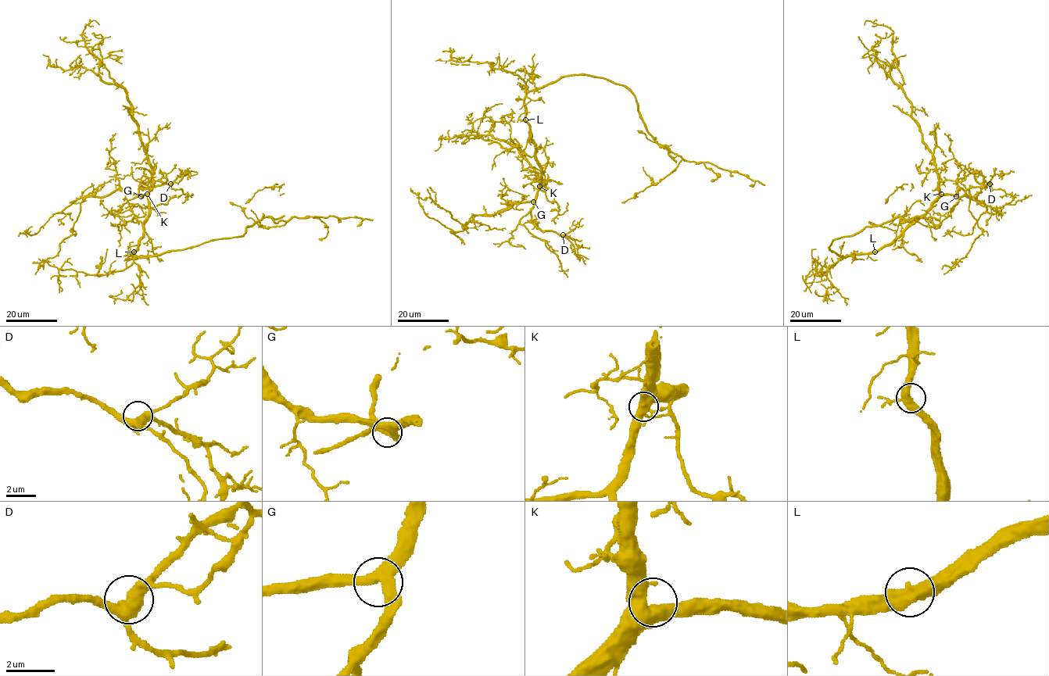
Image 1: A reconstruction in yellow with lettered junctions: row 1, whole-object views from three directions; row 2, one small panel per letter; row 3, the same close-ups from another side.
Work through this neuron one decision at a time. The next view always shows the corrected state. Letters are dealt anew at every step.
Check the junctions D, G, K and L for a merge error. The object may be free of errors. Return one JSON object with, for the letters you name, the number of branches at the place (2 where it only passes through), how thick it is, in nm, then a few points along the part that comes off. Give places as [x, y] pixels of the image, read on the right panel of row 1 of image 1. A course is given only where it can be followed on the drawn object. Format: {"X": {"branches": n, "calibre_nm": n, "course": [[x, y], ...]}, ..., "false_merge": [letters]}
{"false_merge": []}

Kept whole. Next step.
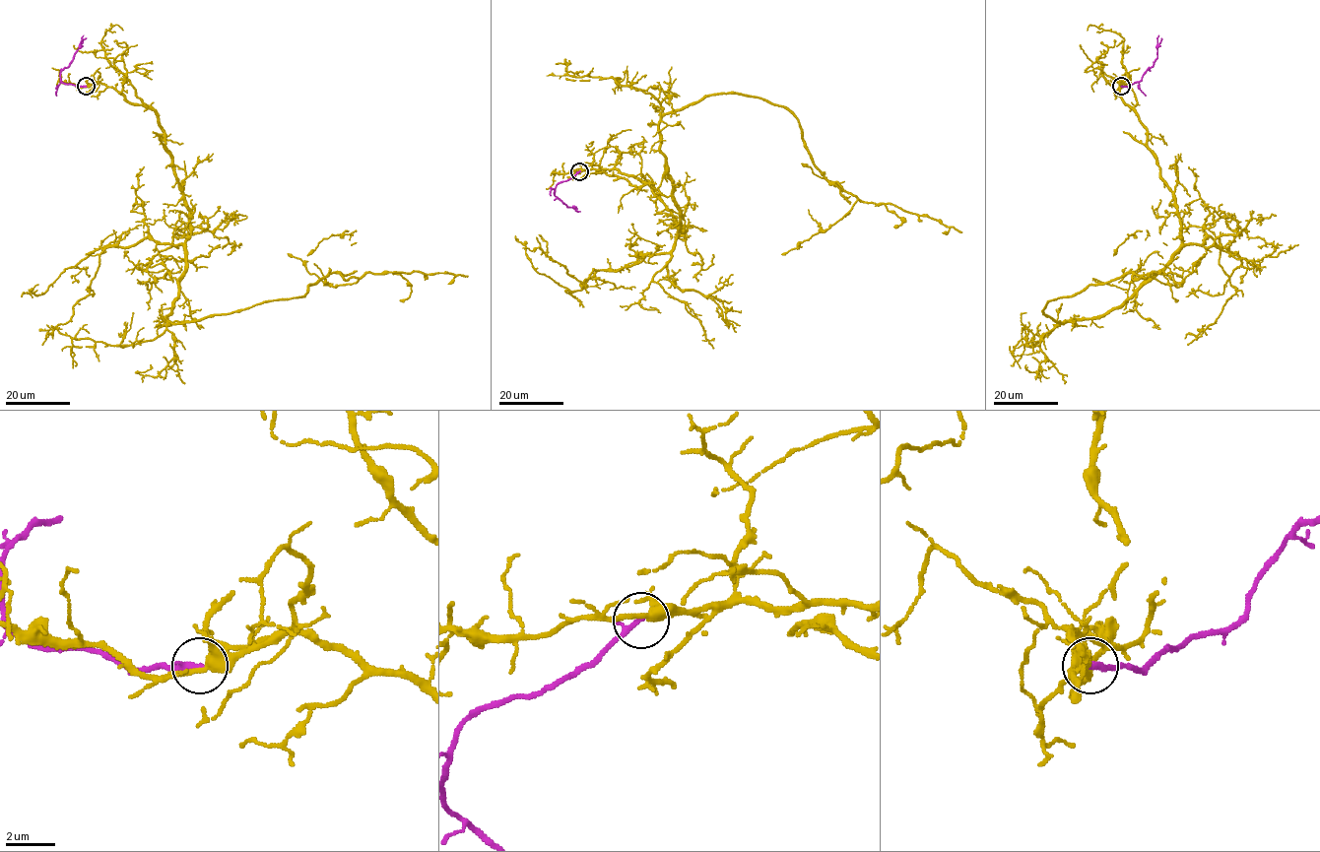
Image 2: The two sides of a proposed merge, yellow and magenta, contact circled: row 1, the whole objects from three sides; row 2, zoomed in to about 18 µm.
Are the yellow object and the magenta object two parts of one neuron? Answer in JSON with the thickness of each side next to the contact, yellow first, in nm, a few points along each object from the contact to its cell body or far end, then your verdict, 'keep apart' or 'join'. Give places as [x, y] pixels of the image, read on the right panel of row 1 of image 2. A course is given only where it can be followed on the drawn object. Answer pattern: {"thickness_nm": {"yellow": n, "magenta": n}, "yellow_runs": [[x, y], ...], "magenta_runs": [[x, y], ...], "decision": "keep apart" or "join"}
{"thickness_nm": {"yellow": 360, "magenta": 260}, "yellow_runs": [[1121, 86], [1172, 193], [1181, 245], [1099, 316], [1064, 323], [1043, 312], [1049, 301], [1130, 272], [1182, 276]], "magenta_runs": [[1121, 86], [1142, 79], [1153, 65], [1156, 58], [1158, 34]], "decision": "keep apart"}

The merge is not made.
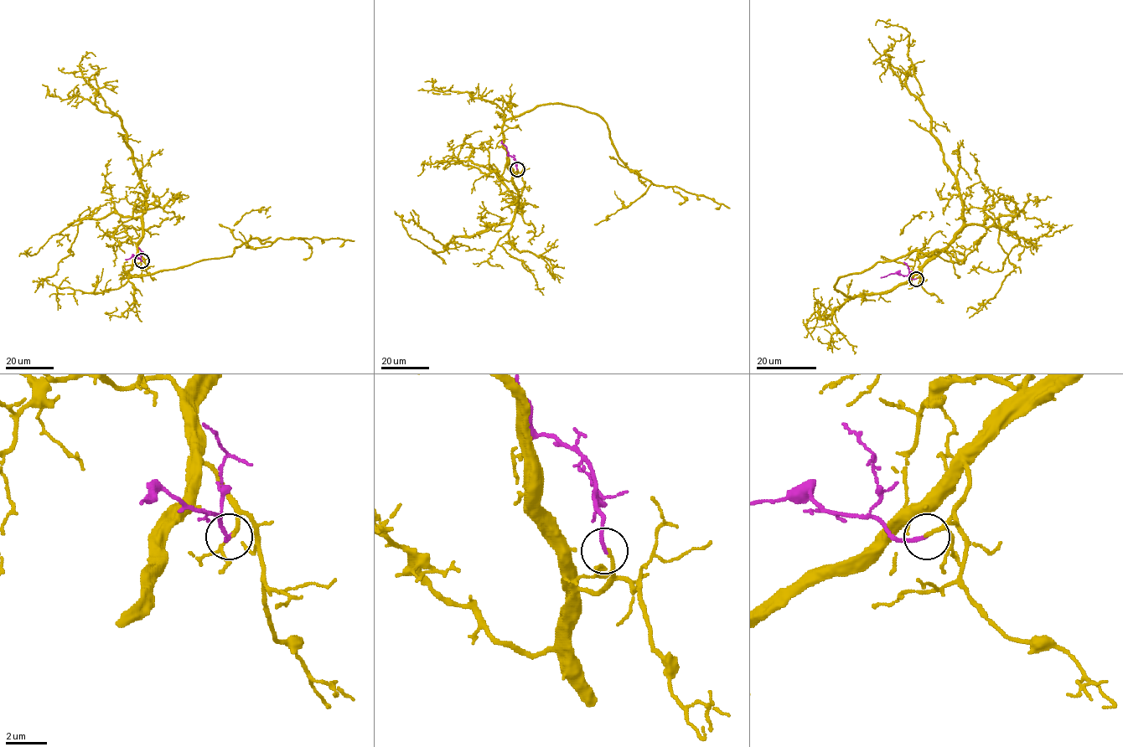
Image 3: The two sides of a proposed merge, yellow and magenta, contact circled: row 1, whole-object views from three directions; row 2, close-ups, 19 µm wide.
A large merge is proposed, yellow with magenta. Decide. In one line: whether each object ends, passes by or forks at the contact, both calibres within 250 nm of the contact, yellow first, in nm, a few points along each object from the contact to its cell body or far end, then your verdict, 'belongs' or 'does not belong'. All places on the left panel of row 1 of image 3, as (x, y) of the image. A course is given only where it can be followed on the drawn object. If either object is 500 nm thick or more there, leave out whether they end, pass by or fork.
yellow passes by; magenta ends there; 120 nm thick on the yellow side, 190 nm on the other; yellow runs (142, 260), (138, 252), (127, 273), (148, 275), (230, 256), (254, 238), (261, 244), (302, 237), (354, 241); magenta runs (142, 260), (133, 255), (126, 260); belongs

